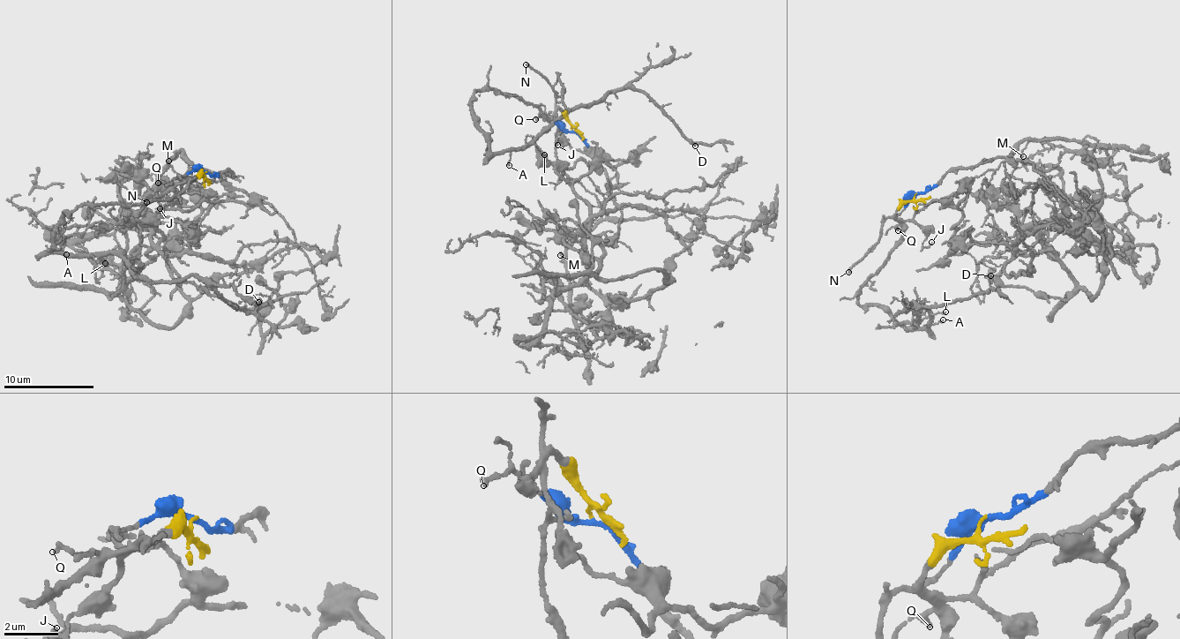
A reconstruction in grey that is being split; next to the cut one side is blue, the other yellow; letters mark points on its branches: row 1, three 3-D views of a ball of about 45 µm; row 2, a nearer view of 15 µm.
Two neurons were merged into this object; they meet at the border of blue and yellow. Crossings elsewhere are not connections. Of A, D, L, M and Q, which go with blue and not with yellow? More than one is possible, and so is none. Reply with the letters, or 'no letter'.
M

